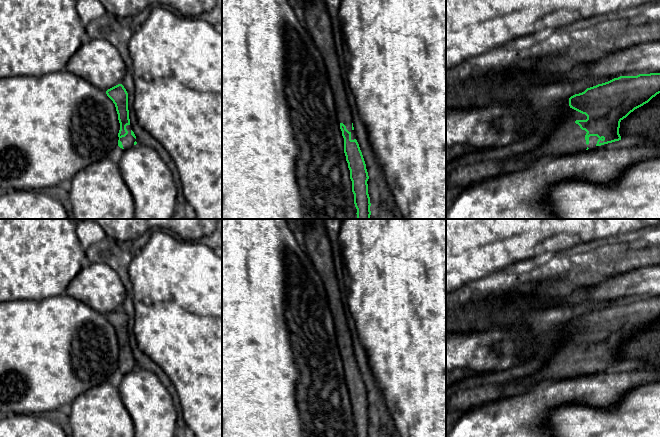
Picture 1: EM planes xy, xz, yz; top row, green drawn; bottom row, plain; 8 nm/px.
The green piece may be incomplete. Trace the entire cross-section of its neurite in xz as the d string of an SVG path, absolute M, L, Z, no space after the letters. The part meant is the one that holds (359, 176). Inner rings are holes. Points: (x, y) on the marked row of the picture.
M310 0L303 9L307 28L324 58L337 113L340 116L340 129L344 138L344 153L350 170L357 219L370 219L371 203L367 184L369 176L354 132L346 87L334 49L335 35L326 3L324 0Z

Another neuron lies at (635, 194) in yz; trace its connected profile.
M660 158L645 160L627 167L615 182L607 186L585 180L564 180L550 188L547 205L558 219L660 219Z

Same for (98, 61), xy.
M105 39L83 43L67 62L66 69L105 92L121 84L129 71L117 48Z

